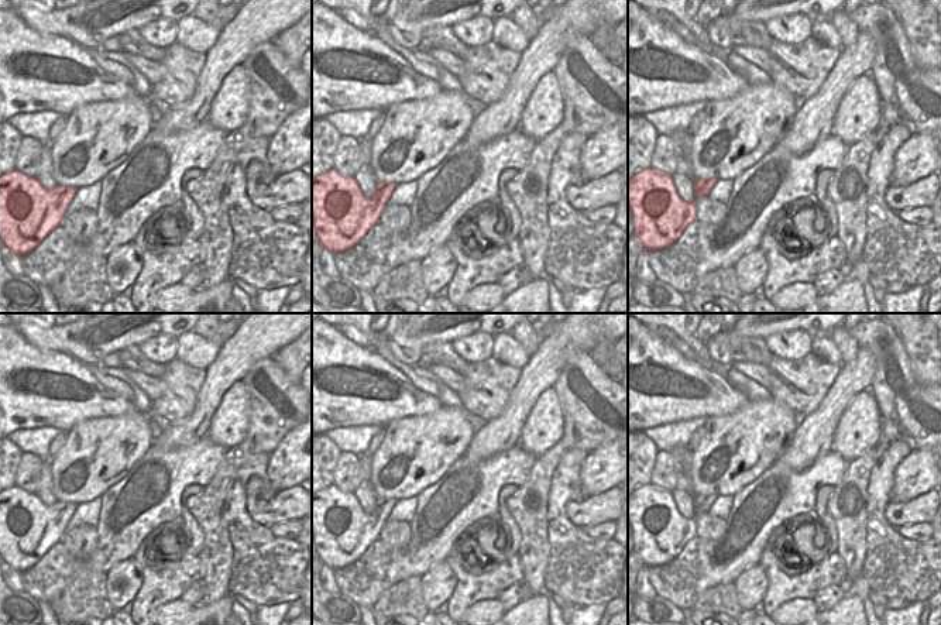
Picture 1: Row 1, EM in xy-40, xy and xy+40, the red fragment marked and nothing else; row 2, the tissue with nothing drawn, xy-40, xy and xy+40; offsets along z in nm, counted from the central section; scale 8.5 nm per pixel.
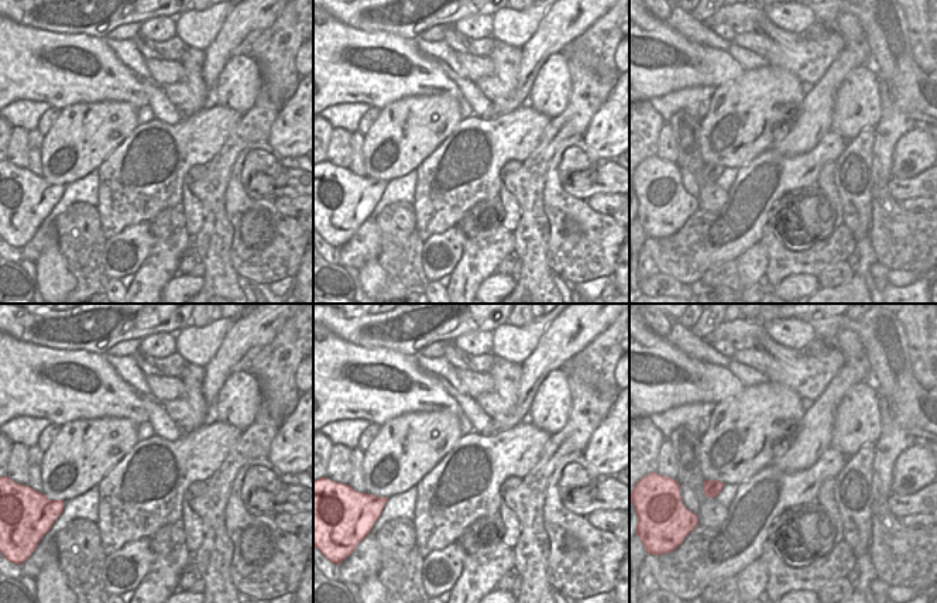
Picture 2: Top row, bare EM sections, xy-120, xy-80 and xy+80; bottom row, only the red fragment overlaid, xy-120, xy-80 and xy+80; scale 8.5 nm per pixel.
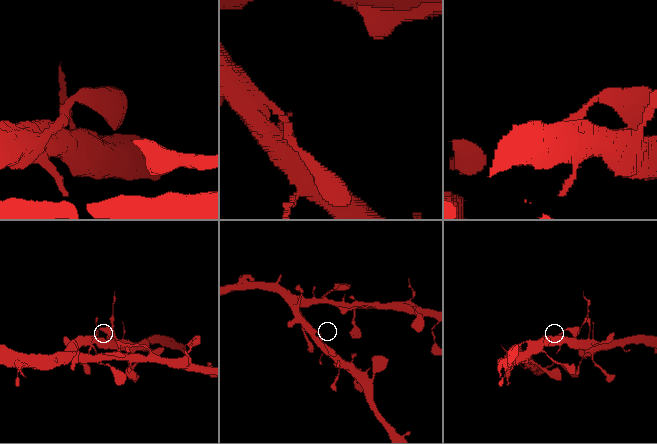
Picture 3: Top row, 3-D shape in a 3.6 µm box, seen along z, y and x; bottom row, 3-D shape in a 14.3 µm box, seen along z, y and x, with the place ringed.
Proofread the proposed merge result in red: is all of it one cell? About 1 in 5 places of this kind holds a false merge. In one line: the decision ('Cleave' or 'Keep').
Keep.

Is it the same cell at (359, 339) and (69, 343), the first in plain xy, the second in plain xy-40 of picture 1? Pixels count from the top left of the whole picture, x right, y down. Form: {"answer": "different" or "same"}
{"answer": "same"}

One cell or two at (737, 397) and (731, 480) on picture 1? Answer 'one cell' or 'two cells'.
two cells

